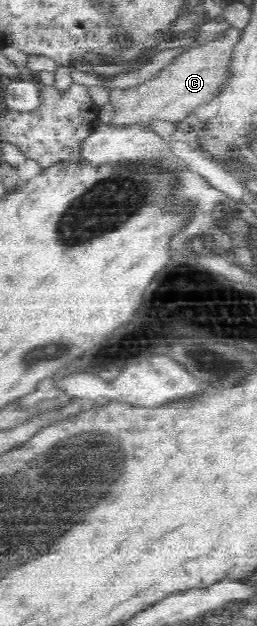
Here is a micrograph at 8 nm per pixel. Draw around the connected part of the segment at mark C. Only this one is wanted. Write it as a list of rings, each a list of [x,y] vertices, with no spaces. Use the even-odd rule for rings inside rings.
[[[231,26],[218,40],[178,55],[157,77],[129,89],[111,88],[106,103],[110,105],[111,120],[106,125],[114,128],[149,126],[156,120],[177,124],[193,115],[195,109],[212,100],[220,82],[226,78],[230,53],[240,36],[240,29]]]

